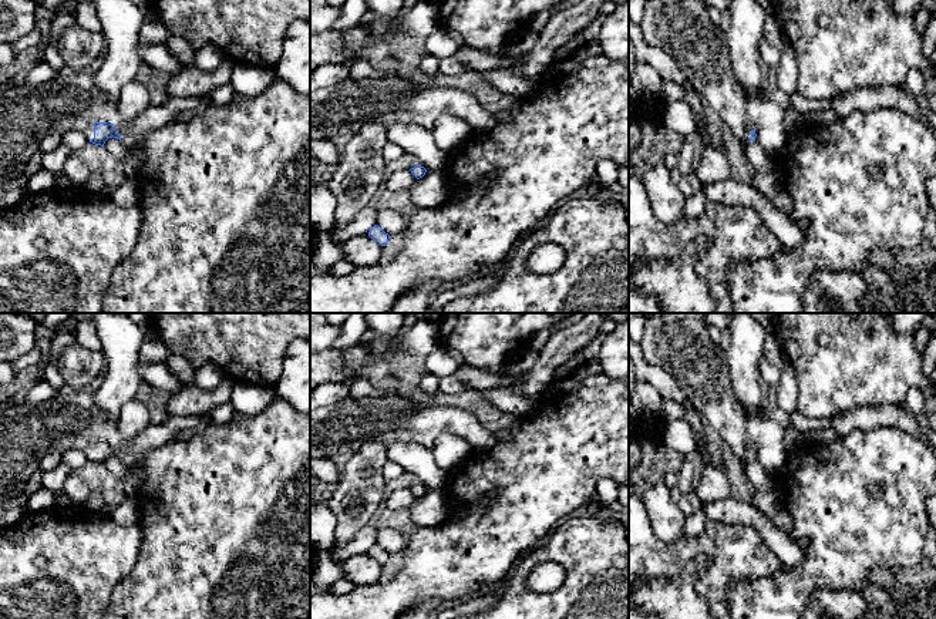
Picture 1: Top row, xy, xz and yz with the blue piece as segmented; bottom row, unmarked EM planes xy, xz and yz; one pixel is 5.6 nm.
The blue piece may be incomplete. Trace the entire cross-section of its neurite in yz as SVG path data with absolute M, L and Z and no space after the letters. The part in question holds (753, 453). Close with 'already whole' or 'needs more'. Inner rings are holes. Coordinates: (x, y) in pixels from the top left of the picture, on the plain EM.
M653 313L646 317L640 346L644 360L661 367L677 381L743 467L748 460L755 460L757 453L745 427L745 410L731 384L727 353L710 339L703 320L679 320Z; needs more

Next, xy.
M64 384L53 398L13 404L0 413L0 505L26 498L40 461L51 448L80 450L101 465L108 457L118 457L128 471L127 494L134 497L145 480L142 457L148 451L168 444L178 431L225 424L235 414L233 406L225 403L203 417L171 416L127 441L119 435L118 418L97 407L94 387Z; needs more

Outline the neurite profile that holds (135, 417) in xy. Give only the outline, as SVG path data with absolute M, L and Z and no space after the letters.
M138 397L125 403L118 417L119 435L127 441L135 438L151 424L148 406Z

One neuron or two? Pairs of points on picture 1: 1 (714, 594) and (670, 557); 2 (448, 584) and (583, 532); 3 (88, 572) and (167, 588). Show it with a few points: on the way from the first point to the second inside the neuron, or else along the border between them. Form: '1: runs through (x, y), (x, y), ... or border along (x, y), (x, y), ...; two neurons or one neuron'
1: runs through (716, 574), (716, 558), (707, 549), (690, 549); one neuron
2: border along (549, 534), (528, 551), (505, 578); two neurons
3: border along (140, 551), (135, 565), (115, 585), (108, 604); two neurons

